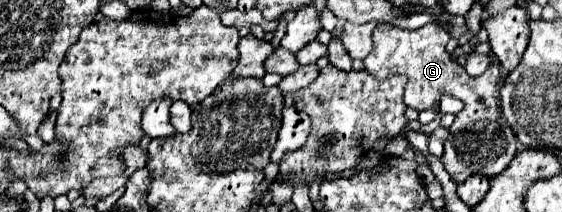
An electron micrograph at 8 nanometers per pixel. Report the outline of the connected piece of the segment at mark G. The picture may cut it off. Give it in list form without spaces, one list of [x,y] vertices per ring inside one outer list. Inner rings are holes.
[[[379,23],[373,31],[373,49],[365,59],[365,69],[377,77],[407,75],[409,81],[405,87],[405,105],[417,111],[437,107],[443,95],[461,99],[465,107],[455,115],[455,121],[449,129],[449,139],[445,141],[445,153],[441,157],[443,167],[455,183],[463,183],[463,179],[469,175],[499,175],[517,153],[517,137],[501,117],[499,107],[503,73],[499,65],[489,65],[483,75],[469,77],[465,69],[445,51],[447,41],[449,35],[433,23],[427,23],[415,31]]]

